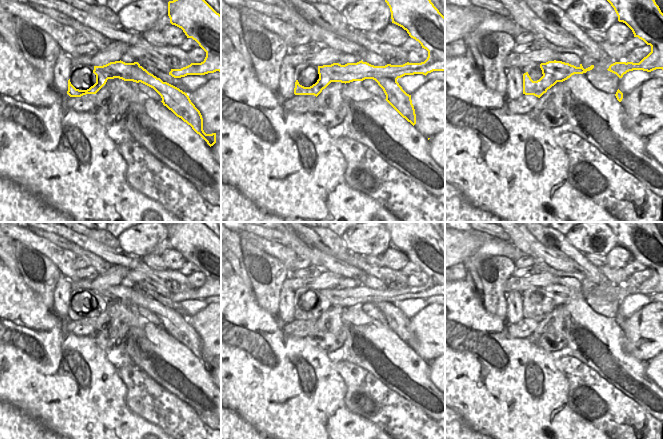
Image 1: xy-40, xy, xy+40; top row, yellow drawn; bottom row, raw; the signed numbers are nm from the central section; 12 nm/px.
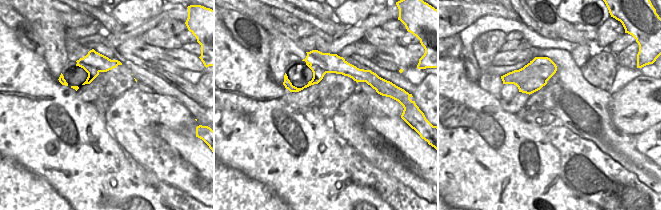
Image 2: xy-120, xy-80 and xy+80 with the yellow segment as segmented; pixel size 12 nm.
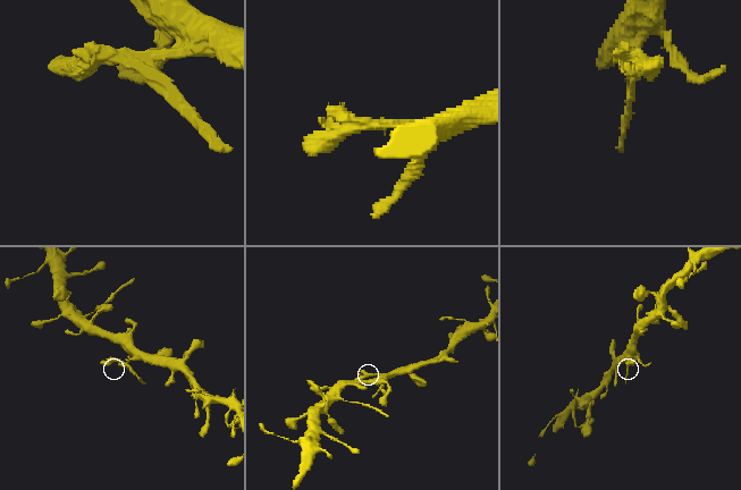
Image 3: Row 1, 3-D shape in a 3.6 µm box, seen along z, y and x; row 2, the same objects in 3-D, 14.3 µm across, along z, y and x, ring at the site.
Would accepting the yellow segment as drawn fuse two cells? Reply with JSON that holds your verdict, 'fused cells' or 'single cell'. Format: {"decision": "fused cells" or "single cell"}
{"decision": "single cell"}

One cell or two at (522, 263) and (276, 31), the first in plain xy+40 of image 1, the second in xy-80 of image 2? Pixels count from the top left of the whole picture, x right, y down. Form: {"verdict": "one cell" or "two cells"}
{"verdict": "two cells"}

